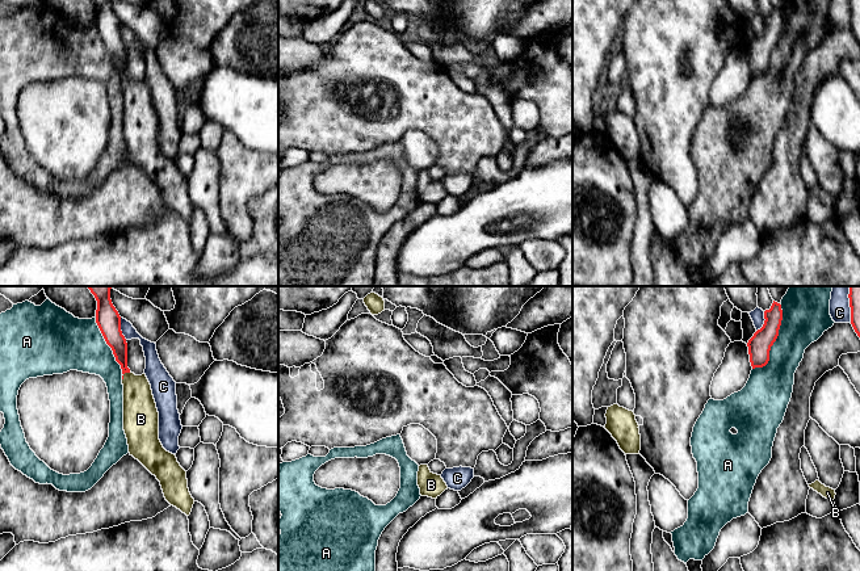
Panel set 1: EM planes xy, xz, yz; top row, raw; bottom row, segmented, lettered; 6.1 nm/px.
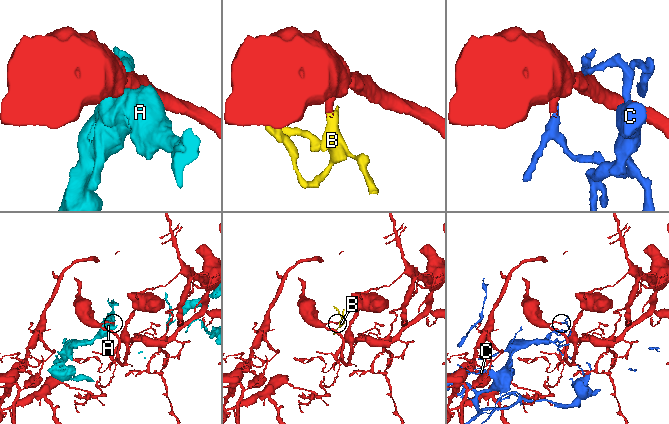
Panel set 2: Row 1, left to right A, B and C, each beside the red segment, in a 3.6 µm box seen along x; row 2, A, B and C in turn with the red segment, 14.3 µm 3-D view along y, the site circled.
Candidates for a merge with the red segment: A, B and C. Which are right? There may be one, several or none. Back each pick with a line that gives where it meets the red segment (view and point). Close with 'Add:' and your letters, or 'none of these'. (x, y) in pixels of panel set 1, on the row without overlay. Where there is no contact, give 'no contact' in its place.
B: contact xy (124, 79)
Add: B

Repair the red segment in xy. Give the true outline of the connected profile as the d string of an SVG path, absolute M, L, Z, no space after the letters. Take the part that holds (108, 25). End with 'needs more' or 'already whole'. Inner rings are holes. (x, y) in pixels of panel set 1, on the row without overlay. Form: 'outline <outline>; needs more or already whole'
outline M110 0L93 1L97 7L96 29L122 75L123 137L129 159L156 182L165 206L189 222L194 205L188 194L186 177L159 146L159 118L151 91L144 79L135 81L127 74L127 49Z; needs more

